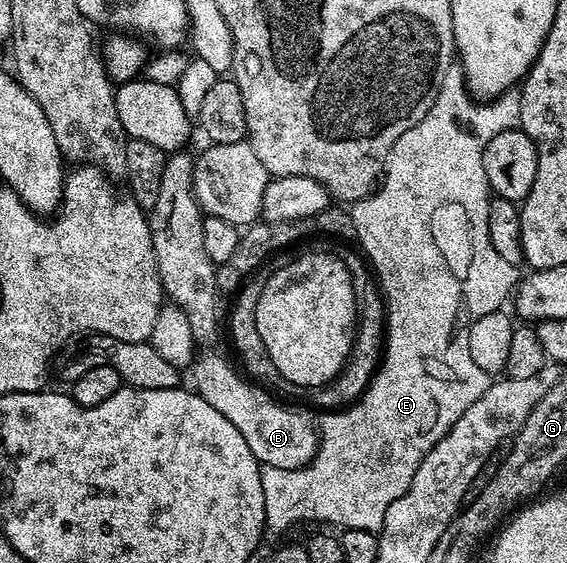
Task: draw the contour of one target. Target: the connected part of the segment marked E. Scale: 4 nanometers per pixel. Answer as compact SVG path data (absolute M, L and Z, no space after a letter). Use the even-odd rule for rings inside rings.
M453 65L444 74L435 103L427 115L406 133L401 133L399 140L392 145L380 186L353 204L356 243L376 276L384 300L384 354L361 399L345 409L323 414L326 416L317 424L318 452L308 466L300 469L262 467L266 531L269 534L278 535L301 519L335 523L338 529L351 527L381 532L388 505L412 485L420 461L449 433L452 425L456 425L460 413L464 413L464 409L468 409L468 405L490 387L491 376L472 361L468 345L459 331L452 331L452 325L436 329L436 325L420 323L416 317L416 285L424 283L426 287L426 283L430 283L430 279L426 279L430 277L430 271L440 269L444 273L444 269L450 267L454 279L452 285L462 285L464 297L478 301L478 309L485 314L499 310L502 302L513 296L520 274L494 248L494 239L490 236L492 192L484 173L484 149L496 133L515 130L519 124L520 94L517 90L495 95L489 101L479 101L470 94L461 66Z

